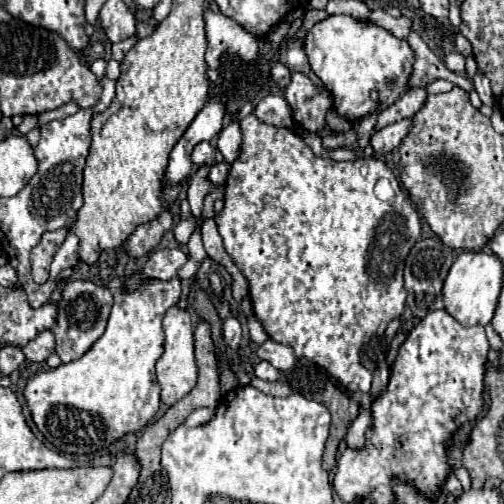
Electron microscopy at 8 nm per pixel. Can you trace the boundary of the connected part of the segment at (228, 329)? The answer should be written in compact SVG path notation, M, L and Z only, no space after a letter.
M234 317L226 319L222 325L222 335L224 335L224 341L228 343L228 347L238 349L240 341L242 341L242 327L240 327L238 319L234 319Z

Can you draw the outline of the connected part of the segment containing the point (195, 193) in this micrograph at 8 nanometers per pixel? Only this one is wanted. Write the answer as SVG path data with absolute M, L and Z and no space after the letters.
M200 167L200 171L196 175L192 175L190 187L188 187L188 201L190 201L190 207L192 207L192 215L196 219L200 219L200 215L202 215L204 197L208 195L208 191L212 191L216 187L206 179L206 173L208 173L208 167Z

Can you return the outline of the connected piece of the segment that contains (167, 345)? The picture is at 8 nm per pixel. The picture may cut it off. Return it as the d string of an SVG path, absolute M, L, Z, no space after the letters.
M178 307L168 309L162 325L166 339L164 339L164 352L156 361L156 379L162 389L162 393L160 393L162 403L166 403L170 407L192 391L192 387L196 385L198 369L194 363L194 337L192 337L192 321L190 321L188 311L180 311Z

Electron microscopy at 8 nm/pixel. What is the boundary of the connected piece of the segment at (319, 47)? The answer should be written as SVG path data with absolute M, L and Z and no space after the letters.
M332 15L308 31L304 47L312 71L332 93L336 111L348 119L360 119L376 107L376 101L370 97L372 91L378 91L382 107L408 91L414 51L406 41L392 37L378 25L360 23L350 15Z

